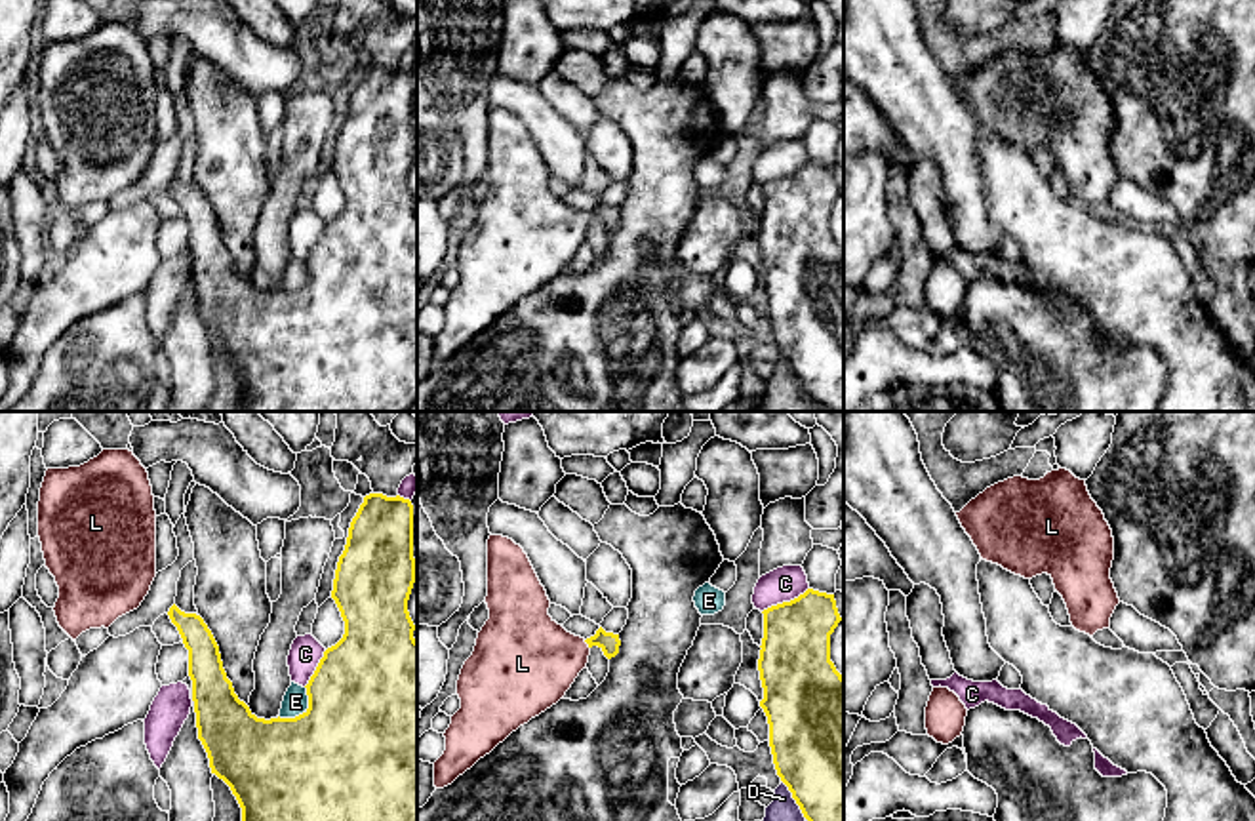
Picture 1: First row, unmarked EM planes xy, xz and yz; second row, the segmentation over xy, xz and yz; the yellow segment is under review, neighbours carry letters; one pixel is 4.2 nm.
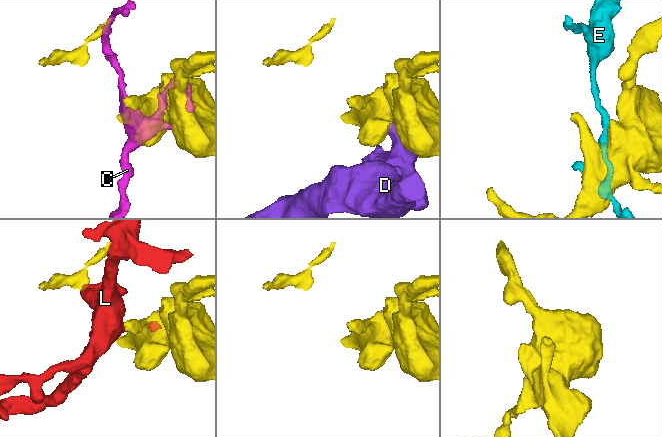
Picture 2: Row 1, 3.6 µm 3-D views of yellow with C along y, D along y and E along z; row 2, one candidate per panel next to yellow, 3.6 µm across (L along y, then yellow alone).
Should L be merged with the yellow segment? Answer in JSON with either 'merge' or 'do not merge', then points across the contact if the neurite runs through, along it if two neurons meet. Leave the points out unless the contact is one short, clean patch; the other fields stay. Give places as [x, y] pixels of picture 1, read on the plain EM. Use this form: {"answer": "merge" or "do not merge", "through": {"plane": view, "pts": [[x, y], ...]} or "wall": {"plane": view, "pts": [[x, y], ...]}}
{"answer": "merge", "through": {"plane": "xz", "pts": [[610, 216], [587, 216], [570, 227], [532, 235]]}}

